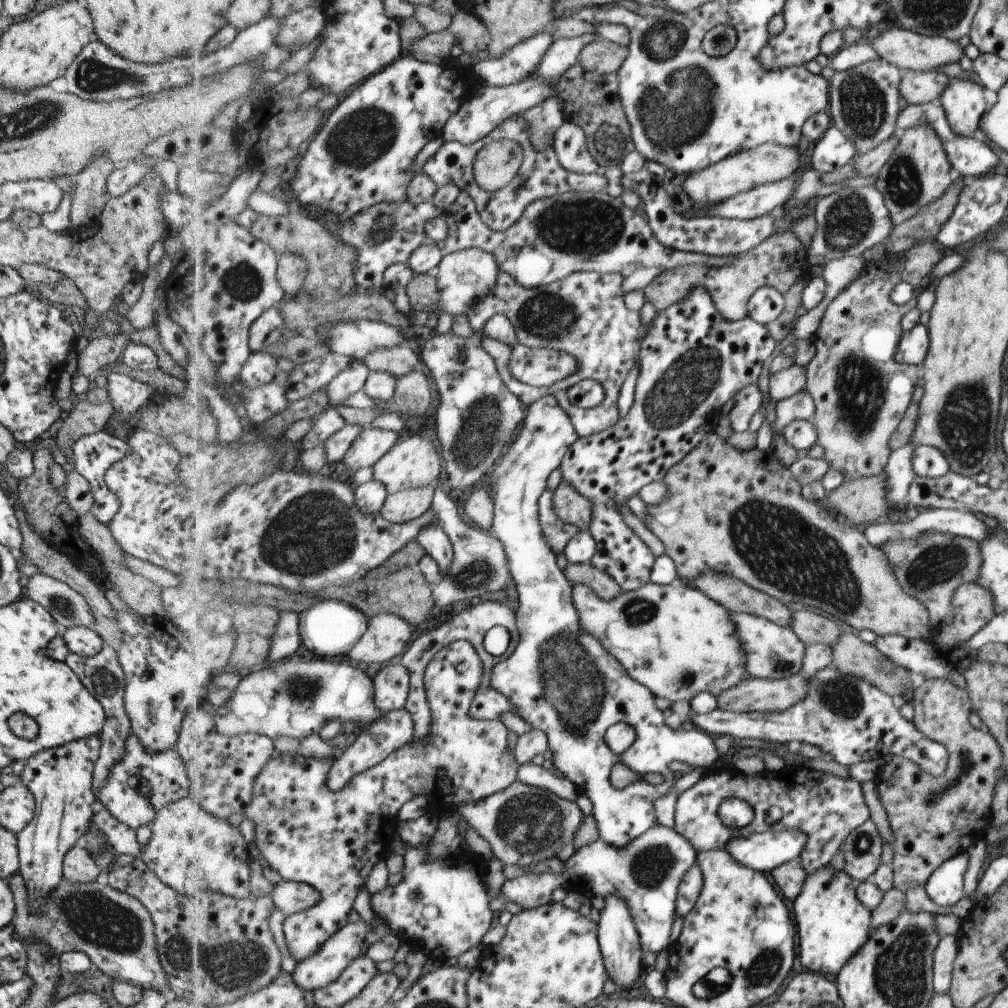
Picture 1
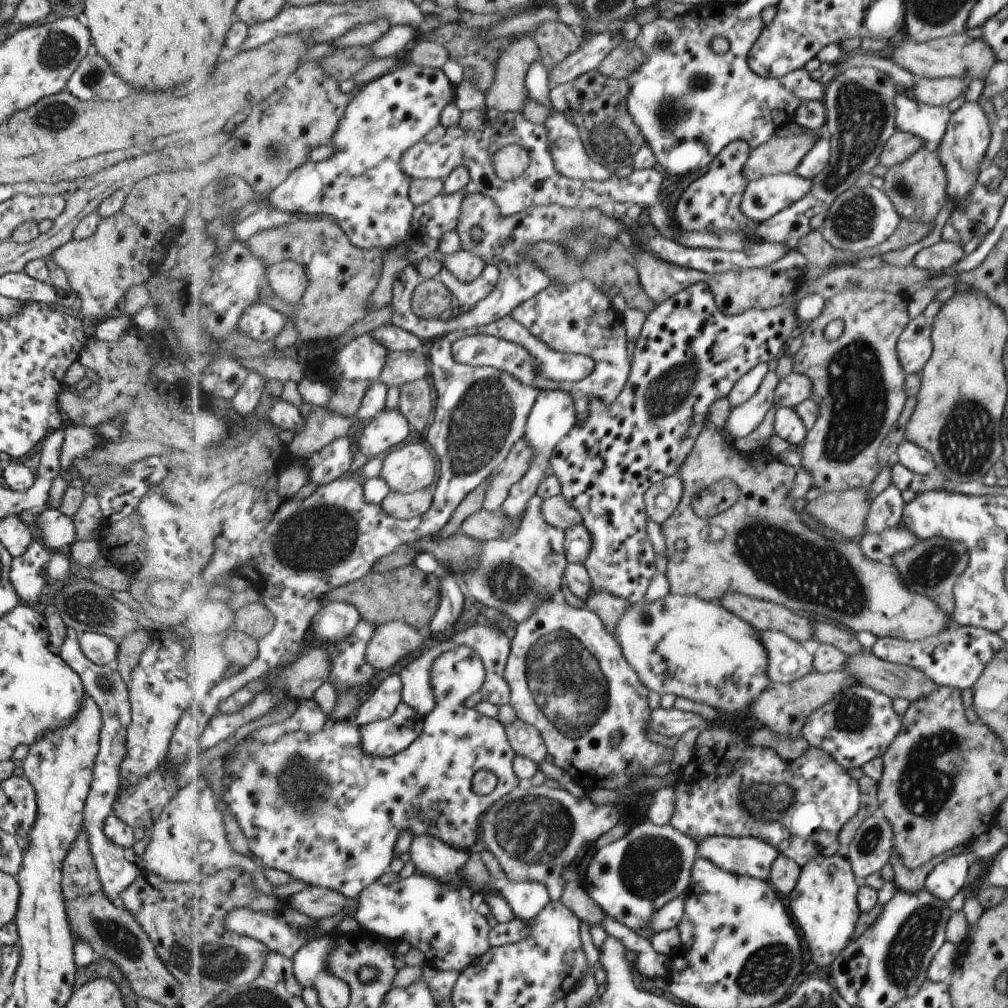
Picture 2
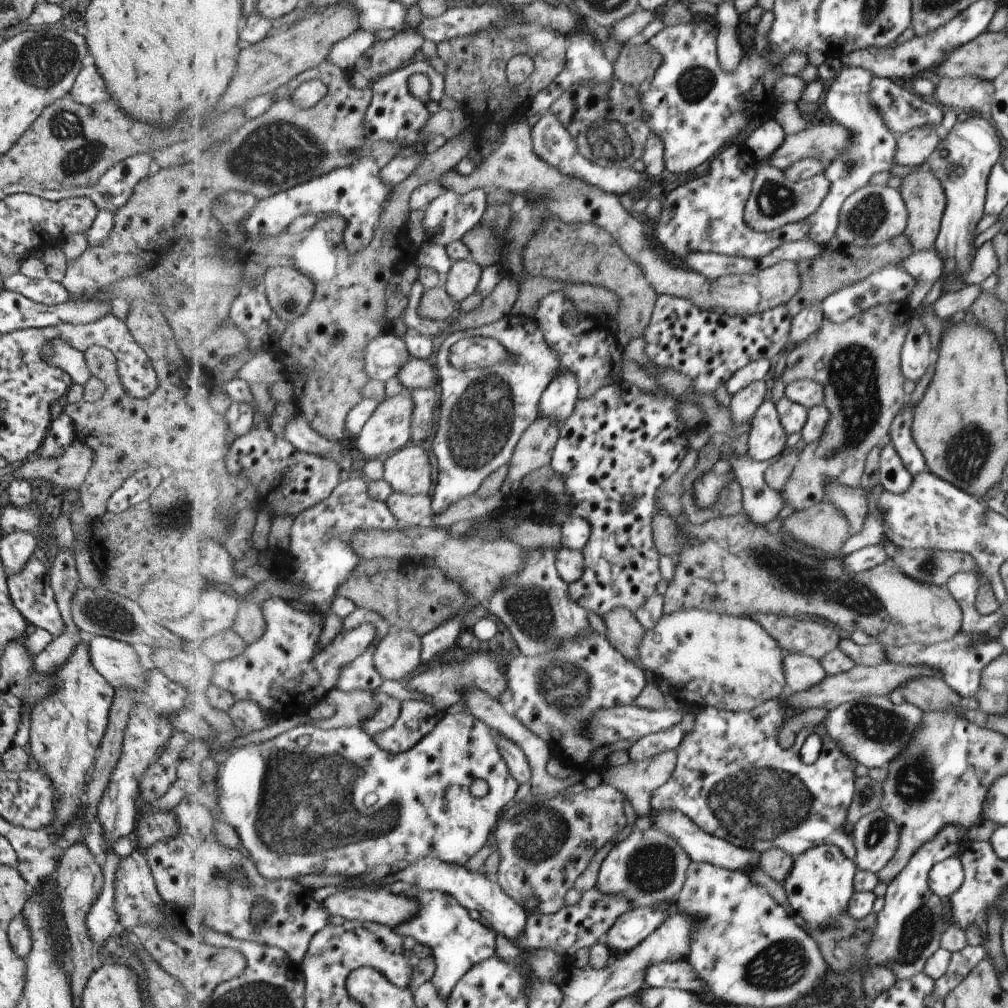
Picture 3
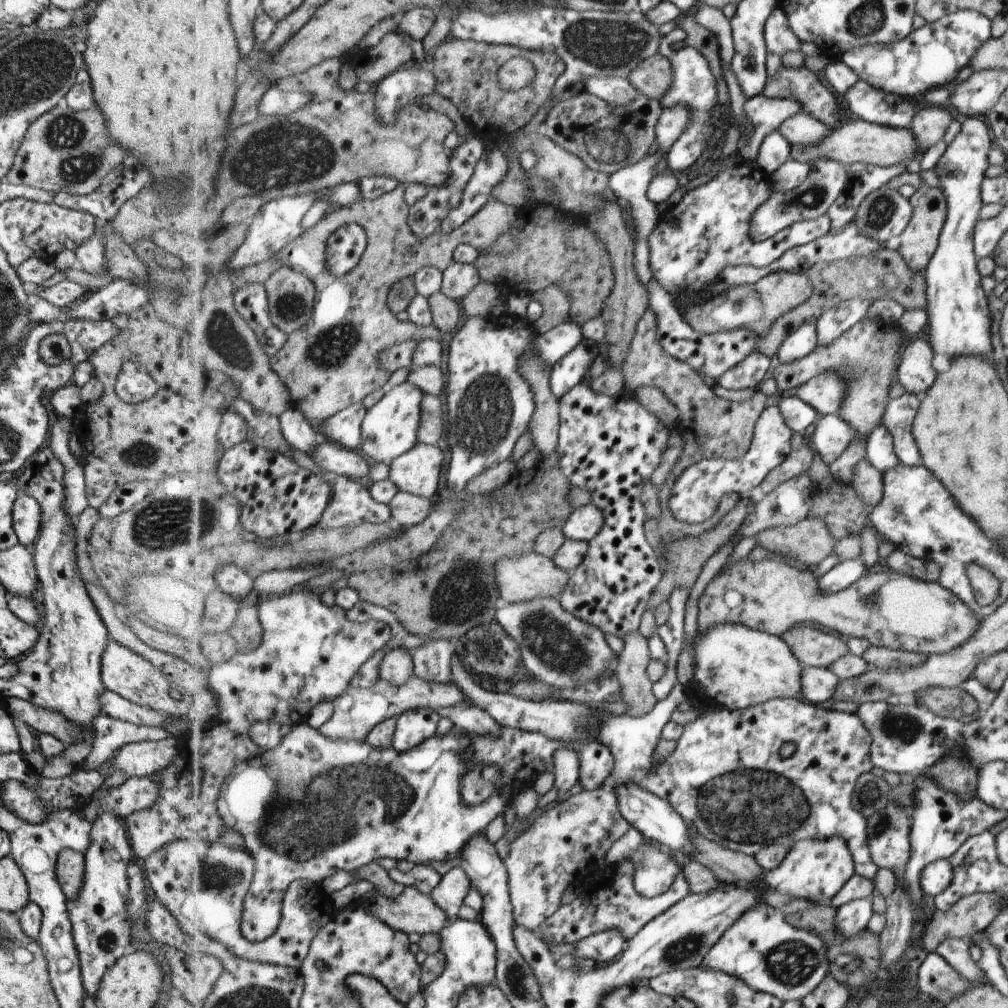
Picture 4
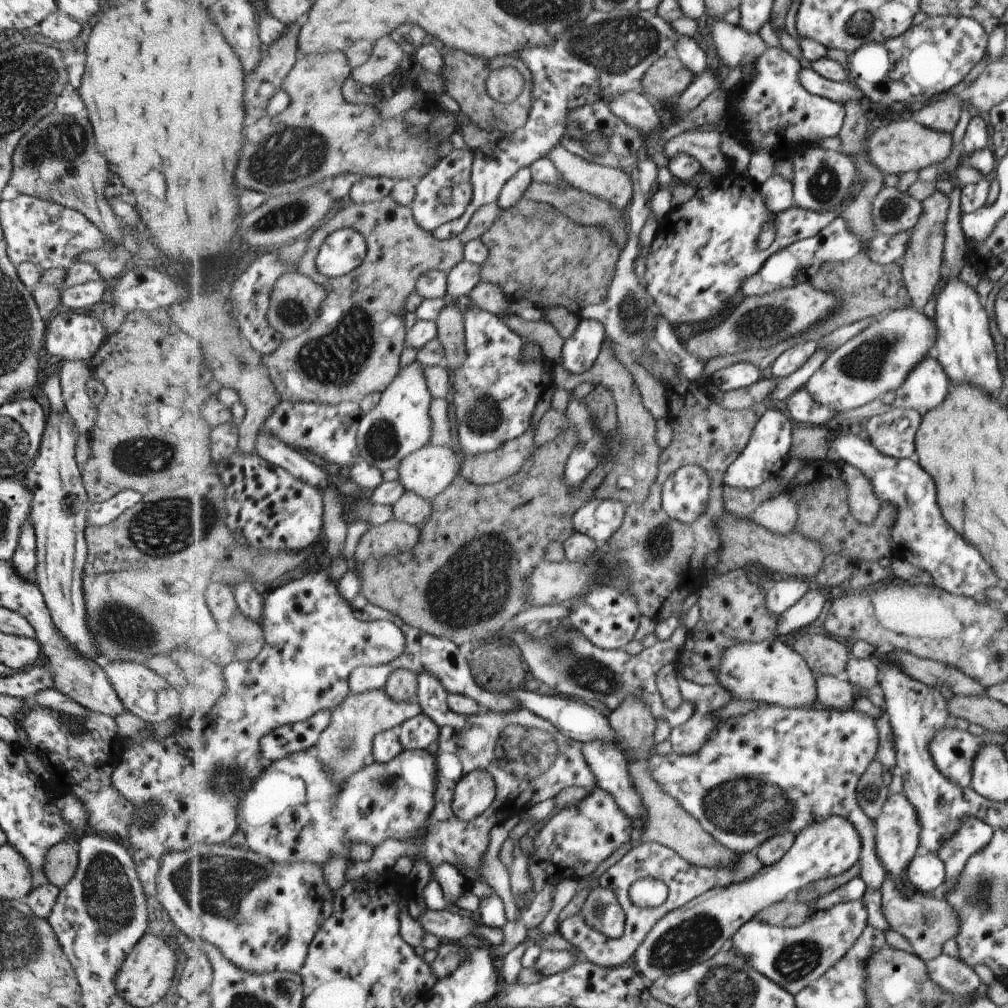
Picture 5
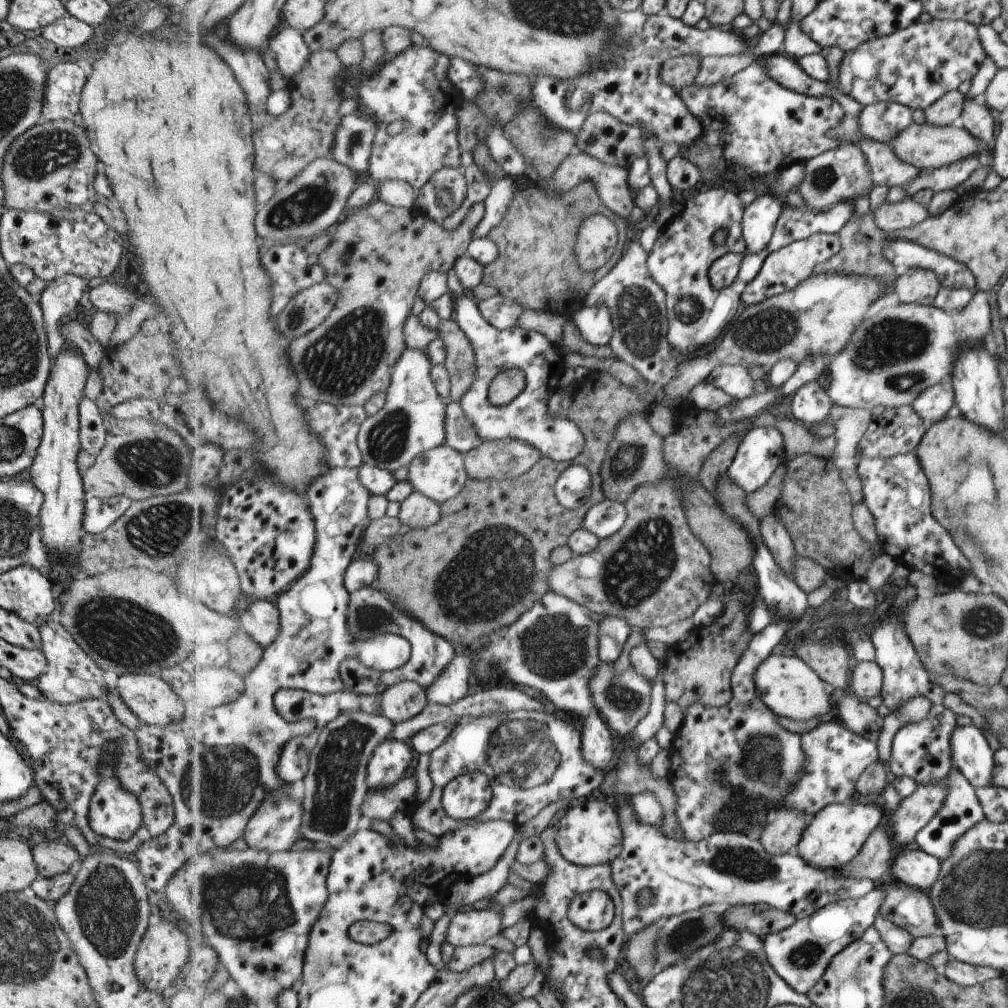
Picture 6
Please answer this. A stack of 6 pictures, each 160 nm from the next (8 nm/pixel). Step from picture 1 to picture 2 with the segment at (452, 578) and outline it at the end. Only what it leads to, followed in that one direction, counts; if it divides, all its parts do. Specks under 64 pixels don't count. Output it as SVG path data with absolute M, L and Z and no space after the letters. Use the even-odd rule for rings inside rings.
M539 496L527 502L517 534L509 538L479 540L479 566L462 575L461 584L467 595L489 608L499 608L501 615L517 624L531 618L531 612L535 612L543 600L551 600L553 596L560 598L569 564L566 556L566 531L546 522L543 517L544 502Z

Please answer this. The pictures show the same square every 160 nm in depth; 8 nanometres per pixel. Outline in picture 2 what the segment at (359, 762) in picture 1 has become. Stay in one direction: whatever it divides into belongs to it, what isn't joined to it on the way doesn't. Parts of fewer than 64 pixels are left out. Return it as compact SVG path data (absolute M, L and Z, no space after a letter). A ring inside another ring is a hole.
M403 703L386 720L360 728L361 748L375 758L387 758L406 750L421 736L425 717L409 704Z

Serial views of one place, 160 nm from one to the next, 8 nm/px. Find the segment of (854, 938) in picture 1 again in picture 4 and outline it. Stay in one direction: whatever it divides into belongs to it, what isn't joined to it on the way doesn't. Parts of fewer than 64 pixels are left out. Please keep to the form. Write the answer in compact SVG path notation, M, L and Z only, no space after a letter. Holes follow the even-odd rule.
M843 838L803 840L797 842L789 850L787 858L779 868L766 872L766 874L767 886L781 894L795 896L795 898L807 900L811 904L827 904L856 874L854 854L851 854L850 846Z

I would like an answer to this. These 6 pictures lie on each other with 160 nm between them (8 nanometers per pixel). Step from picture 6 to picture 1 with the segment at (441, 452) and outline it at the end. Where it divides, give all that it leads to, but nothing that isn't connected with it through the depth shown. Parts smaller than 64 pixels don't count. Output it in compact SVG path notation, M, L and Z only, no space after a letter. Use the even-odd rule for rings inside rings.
M416 430L405 433L398 444L394 446L379 462L374 466L374 478L382 482L389 494L399 491L429 487L435 485L435 480L441 476L441 454L426 438L421 438Z

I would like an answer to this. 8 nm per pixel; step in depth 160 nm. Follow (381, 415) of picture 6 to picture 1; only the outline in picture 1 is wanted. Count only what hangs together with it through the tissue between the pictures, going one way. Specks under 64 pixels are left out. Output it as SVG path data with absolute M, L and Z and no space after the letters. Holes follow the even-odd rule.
M371 425L368 429L363 429L343 460L347 474L353 474L363 467L374 467L376 462L398 444L403 435Z

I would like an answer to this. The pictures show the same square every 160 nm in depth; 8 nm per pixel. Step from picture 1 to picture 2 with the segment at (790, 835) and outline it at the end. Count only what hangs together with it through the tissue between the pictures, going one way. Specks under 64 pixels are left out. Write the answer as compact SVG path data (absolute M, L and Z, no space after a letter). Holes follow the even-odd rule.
M726 835L705 838L699 856L718 863L723 870L770 881L773 864L781 856L777 846L754 837Z

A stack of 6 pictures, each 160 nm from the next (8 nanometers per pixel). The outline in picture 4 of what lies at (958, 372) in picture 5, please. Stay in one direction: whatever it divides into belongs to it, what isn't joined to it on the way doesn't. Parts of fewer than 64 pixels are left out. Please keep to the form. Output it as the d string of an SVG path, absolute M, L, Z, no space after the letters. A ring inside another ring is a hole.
M968 117L933 167L938 187L946 196L946 222L943 222L934 257L922 272L926 283L925 312L931 342L934 343L935 355L945 354L947 358L991 354L991 320L981 288L978 261L974 256L974 228L983 206L982 180L990 164L989 148L991 138L987 126L979 118Z

